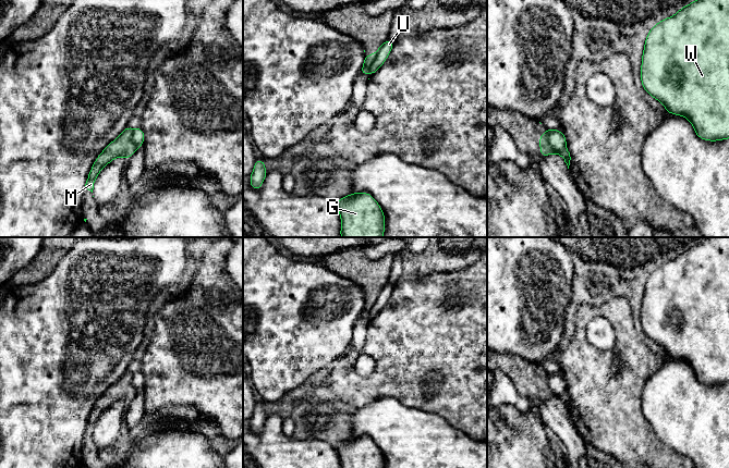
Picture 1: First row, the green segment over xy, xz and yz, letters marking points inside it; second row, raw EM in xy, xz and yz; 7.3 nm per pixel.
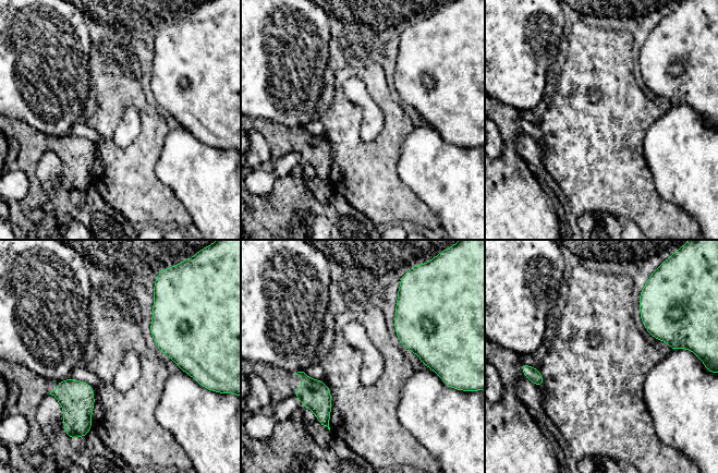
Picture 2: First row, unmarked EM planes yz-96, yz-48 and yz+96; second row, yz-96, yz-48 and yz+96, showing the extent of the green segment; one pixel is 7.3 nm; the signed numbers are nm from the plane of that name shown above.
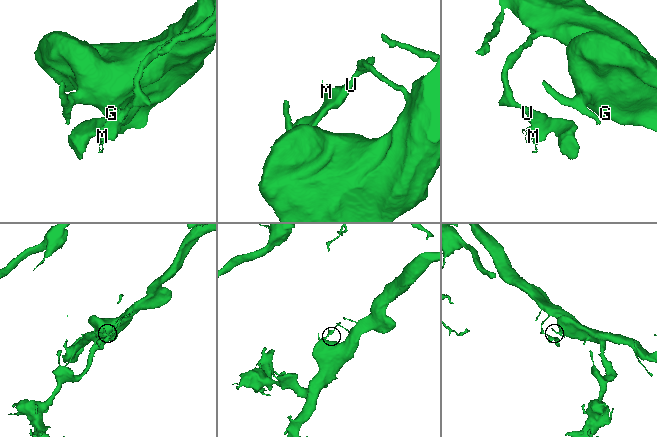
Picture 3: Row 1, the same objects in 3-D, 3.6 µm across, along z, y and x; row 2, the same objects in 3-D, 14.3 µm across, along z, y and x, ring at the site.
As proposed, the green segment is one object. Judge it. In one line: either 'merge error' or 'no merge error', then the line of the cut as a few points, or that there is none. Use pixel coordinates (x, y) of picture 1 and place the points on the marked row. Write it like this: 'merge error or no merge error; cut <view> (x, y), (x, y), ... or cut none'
merge error; cut yz (545, 133), (548, 142), (556, 149), (560, 150), (565, 147)

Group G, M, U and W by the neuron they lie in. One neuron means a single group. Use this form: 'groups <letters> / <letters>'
groups G U W / M

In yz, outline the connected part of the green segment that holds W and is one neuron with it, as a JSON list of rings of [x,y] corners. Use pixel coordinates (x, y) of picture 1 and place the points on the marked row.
[[[694,0],[678,10],[675,15],[660,20],[651,28],[642,54],[641,84],[651,97],[664,104],[667,113],[687,118],[698,138],[708,141],[729,138],[729,0]]]

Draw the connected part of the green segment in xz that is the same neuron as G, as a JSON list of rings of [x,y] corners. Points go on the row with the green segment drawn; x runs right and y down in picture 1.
[[[351,193],[335,205],[341,218],[341,237],[384,237],[386,218],[369,193]]]

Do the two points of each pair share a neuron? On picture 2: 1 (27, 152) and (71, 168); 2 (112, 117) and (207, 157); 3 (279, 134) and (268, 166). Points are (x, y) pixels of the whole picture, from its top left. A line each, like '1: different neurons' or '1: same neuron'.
1: same neuron
2: different neurons
3: same neuron

